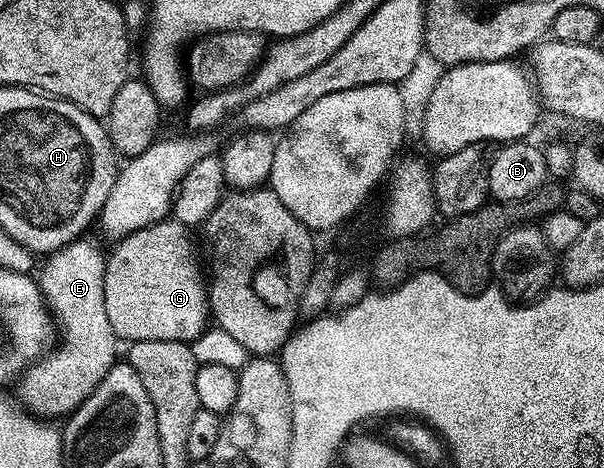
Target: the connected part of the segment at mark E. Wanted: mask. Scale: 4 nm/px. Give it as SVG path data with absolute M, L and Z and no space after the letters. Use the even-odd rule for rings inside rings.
M88 238L72 240L63 248L50 253L43 264L43 273L37 276L37 283L43 291L43 295L49 305L50 311L57 319L58 327L61 329L61 336L65 340L63 349L56 356L51 357L47 362L42 361L34 367L25 378L27 380L27 400L25 404L32 413L43 418L55 418L51 416L64 417L75 409L80 408L93 390L109 374L109 370L117 363L115 356L115 345L117 339L113 327L109 324L108 315L105 314L105 268L107 256Z

